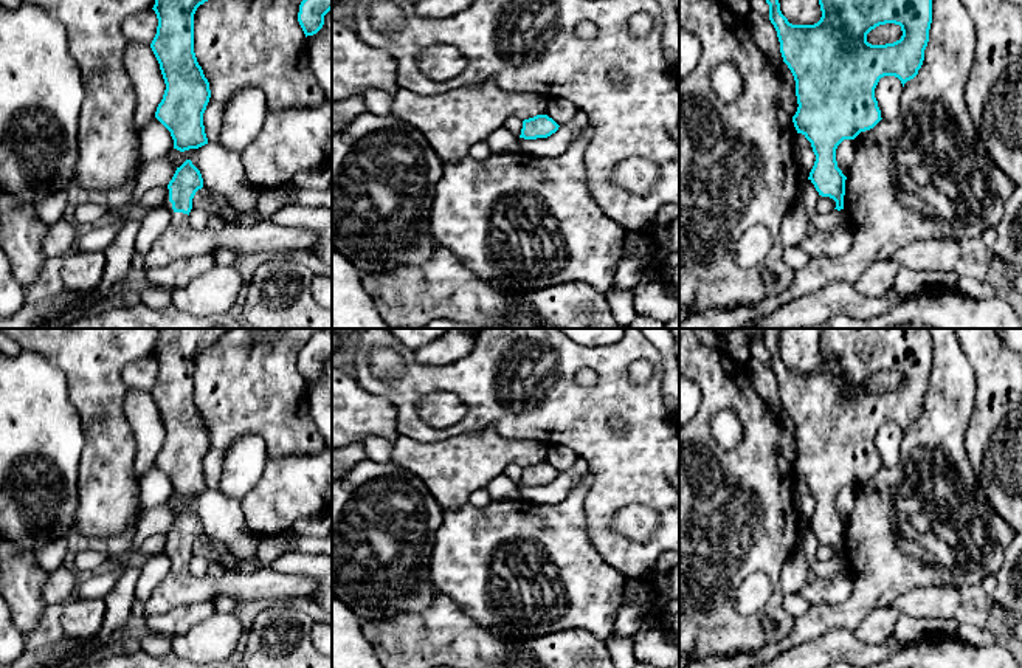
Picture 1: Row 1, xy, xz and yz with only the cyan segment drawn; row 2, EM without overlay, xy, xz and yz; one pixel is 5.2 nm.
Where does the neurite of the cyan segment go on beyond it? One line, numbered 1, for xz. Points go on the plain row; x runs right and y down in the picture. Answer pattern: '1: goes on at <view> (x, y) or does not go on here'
1: does not go on here

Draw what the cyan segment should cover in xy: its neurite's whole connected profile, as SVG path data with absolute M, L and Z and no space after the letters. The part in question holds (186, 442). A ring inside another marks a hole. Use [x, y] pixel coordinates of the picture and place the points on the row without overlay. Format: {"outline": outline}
{"outline": "M158 329L154 358L158 366L150 395L166 431L155 465L171 479L174 496L185 499L208 491L203 460L209 429L194 400L194 361L230 329Z"}

